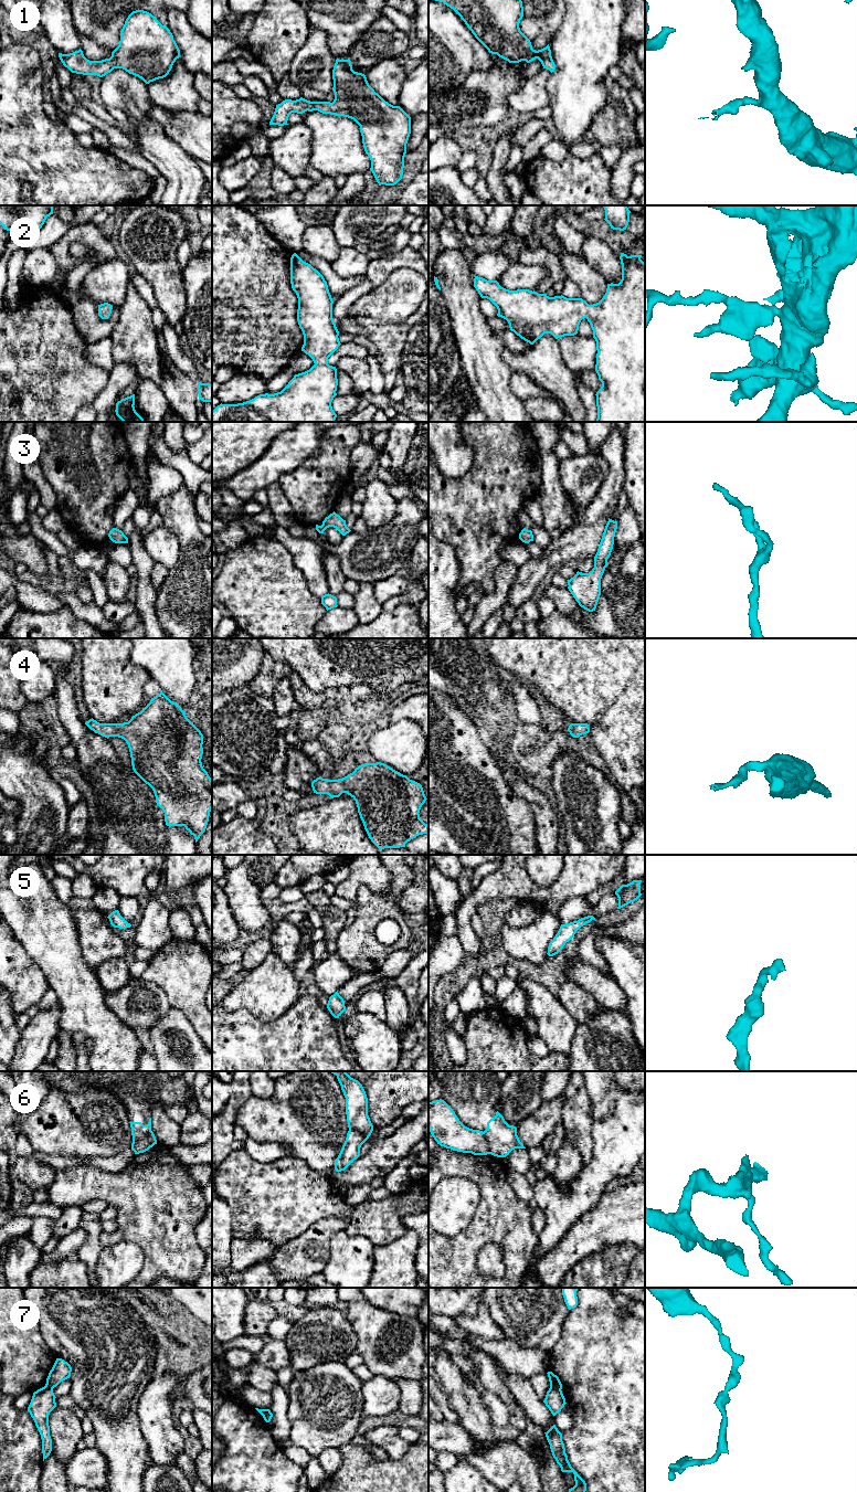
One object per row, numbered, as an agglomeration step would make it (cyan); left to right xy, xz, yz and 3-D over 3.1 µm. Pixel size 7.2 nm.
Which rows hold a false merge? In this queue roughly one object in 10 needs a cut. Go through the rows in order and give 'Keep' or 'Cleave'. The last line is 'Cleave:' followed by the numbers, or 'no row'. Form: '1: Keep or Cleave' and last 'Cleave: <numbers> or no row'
1: Keep
2: Keep
3: Keep
4: Keep
5: Keep
6: Cleave
7: Keep
Cleave: 6

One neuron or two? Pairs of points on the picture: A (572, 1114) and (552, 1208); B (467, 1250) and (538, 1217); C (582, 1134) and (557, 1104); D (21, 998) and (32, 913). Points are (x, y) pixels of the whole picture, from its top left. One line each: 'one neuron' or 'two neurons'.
A: two neurons
B: two neurons
C: two neurons
D: two neurons

